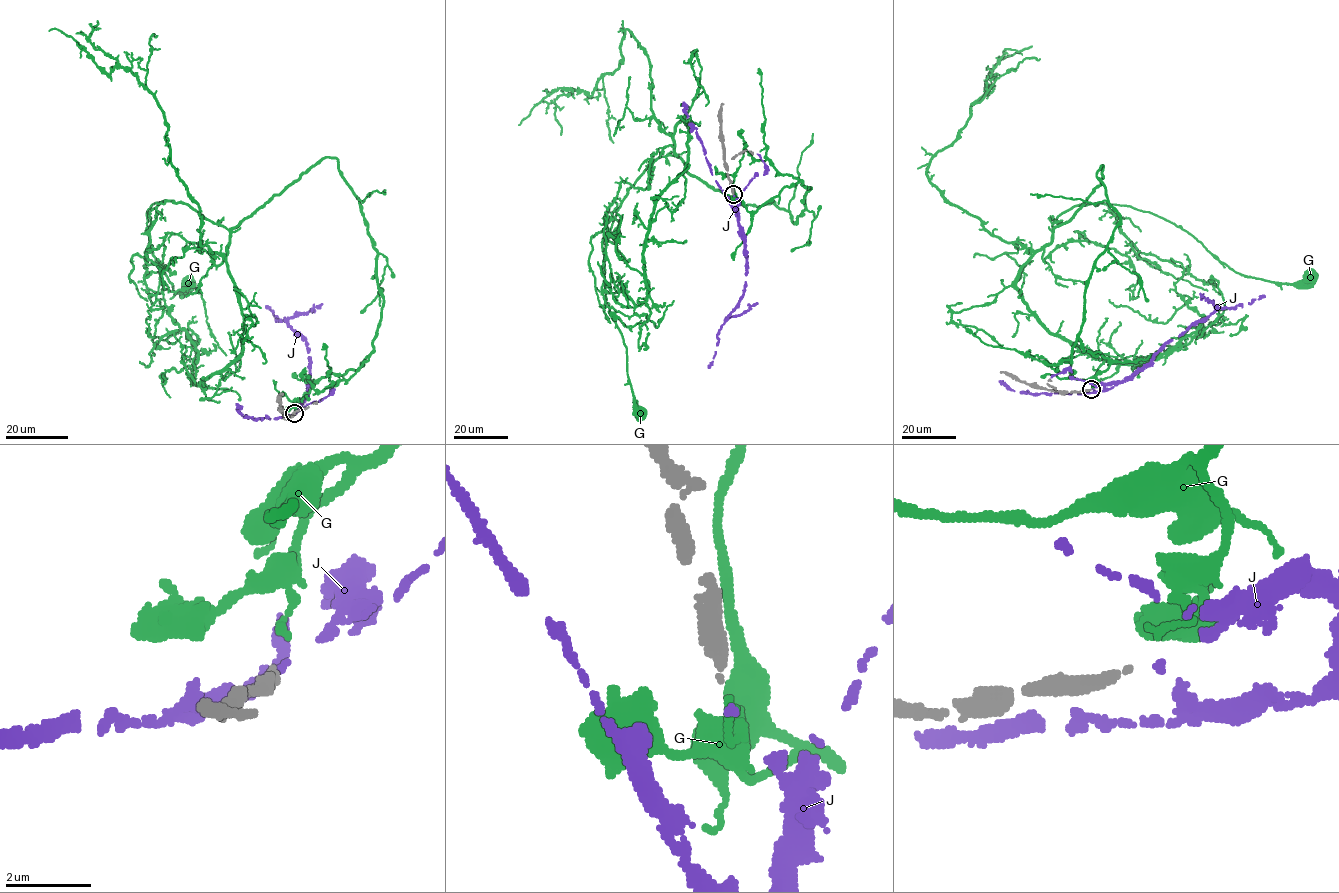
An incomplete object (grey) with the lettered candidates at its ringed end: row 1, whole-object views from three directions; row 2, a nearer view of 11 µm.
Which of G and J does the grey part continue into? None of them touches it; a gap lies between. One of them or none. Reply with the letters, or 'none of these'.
J

